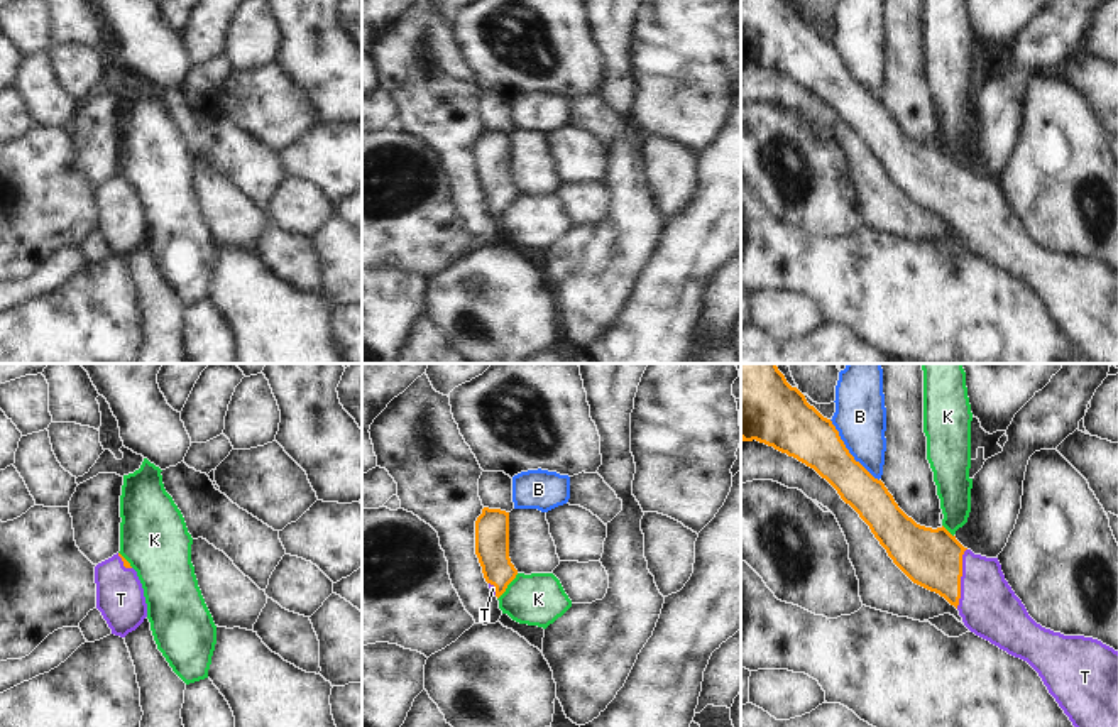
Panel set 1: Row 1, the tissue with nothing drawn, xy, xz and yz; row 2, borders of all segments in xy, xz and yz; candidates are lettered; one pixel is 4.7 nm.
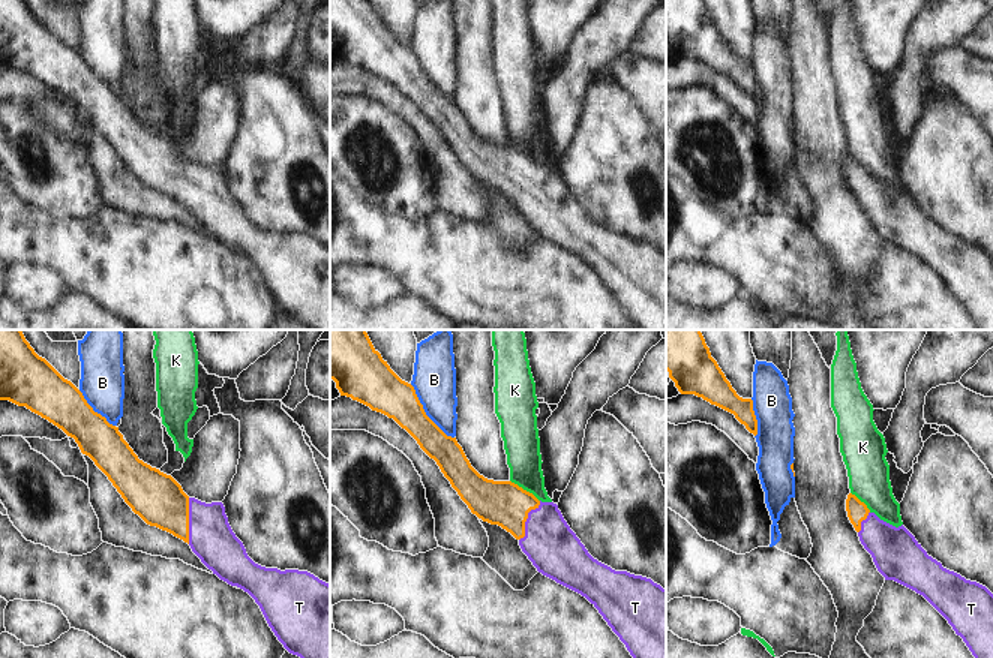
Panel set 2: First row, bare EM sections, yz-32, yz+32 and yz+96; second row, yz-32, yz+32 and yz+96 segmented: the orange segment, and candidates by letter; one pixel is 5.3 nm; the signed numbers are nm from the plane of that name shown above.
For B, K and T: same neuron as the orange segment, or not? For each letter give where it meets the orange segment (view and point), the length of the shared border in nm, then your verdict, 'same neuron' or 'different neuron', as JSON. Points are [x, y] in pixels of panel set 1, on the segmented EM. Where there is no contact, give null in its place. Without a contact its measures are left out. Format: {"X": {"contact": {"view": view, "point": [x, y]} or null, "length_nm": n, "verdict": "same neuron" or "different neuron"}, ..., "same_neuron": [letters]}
{"B": {"contact": {"view": "yz", "point": [848, 452]}, "length_nm": 380, "verdict": "different neuron"}, "K": {"contact": {"view": "xz", "point": [506, 587]}, "length_nm": 160, "verdict": "different neuron"}, "T": {"contact": {"view": "yz", "point": [959, 579]}, "length_nm": 300, "verdict": "same neuron"}, "same_neuron": ["T"]}

